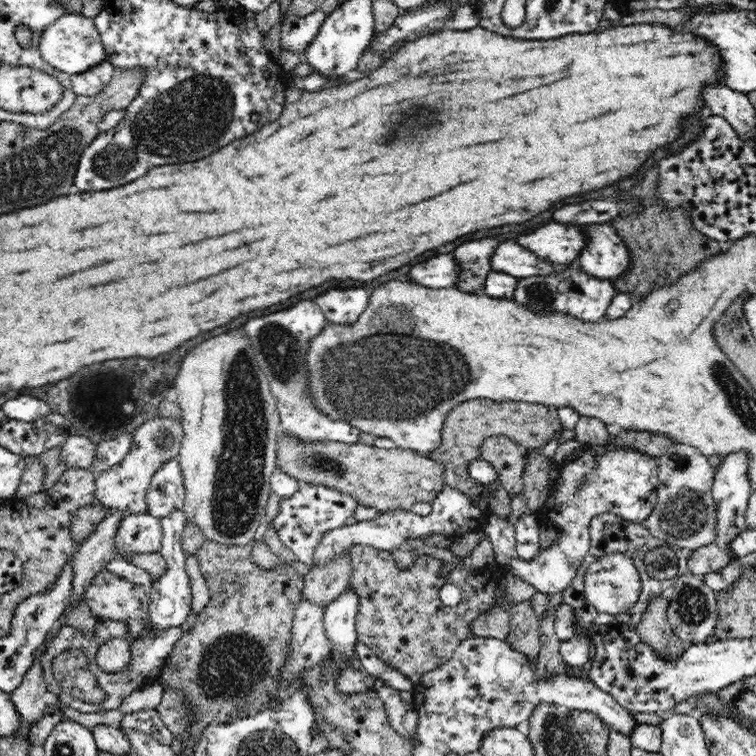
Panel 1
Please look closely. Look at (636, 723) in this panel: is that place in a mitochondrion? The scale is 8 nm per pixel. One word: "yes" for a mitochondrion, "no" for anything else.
no

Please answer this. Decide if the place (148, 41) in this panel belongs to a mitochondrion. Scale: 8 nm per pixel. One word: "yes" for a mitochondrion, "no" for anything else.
no

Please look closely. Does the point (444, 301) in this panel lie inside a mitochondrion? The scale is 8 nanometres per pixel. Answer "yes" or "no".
no

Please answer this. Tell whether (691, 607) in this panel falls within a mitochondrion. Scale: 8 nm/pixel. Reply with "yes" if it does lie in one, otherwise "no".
yes

